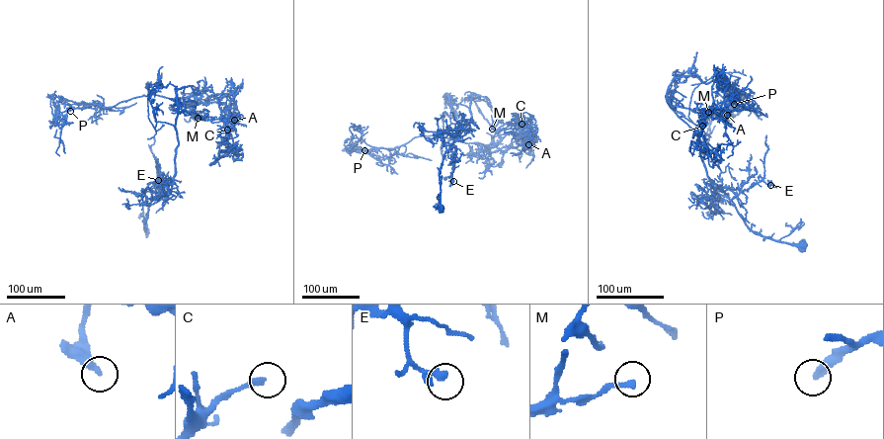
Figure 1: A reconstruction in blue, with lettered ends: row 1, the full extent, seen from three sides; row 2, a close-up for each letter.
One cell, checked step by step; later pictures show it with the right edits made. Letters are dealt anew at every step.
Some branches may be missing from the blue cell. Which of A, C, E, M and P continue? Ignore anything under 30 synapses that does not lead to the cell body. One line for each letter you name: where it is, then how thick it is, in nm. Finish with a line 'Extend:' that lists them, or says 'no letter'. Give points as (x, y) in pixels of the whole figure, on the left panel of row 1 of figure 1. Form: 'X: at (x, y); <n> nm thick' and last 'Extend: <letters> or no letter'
Extend: no letter

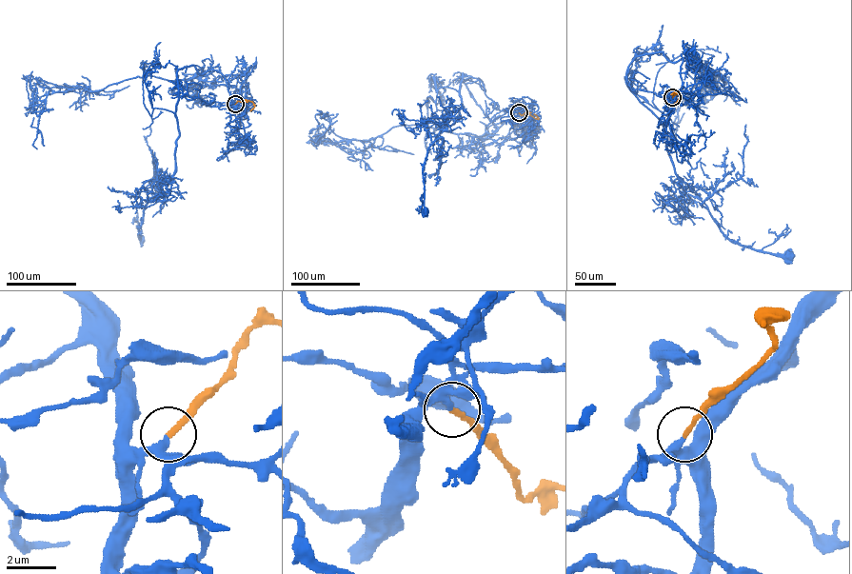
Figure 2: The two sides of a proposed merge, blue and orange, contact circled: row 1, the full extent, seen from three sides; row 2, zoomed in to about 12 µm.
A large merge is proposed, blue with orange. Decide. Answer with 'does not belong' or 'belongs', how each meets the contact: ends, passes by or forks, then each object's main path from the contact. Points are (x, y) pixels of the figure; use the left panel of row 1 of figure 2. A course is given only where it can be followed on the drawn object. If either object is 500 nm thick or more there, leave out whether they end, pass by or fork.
does not belong | blue passes by | orange ends | blue via (234, 104), (218, 71), (200, 74), (192, 65), (177, 71), (175, 172), (144, 188), (142, 240) | orange via (235, 104), (246, 100), (251, 101), (255, 106), (250, 110)

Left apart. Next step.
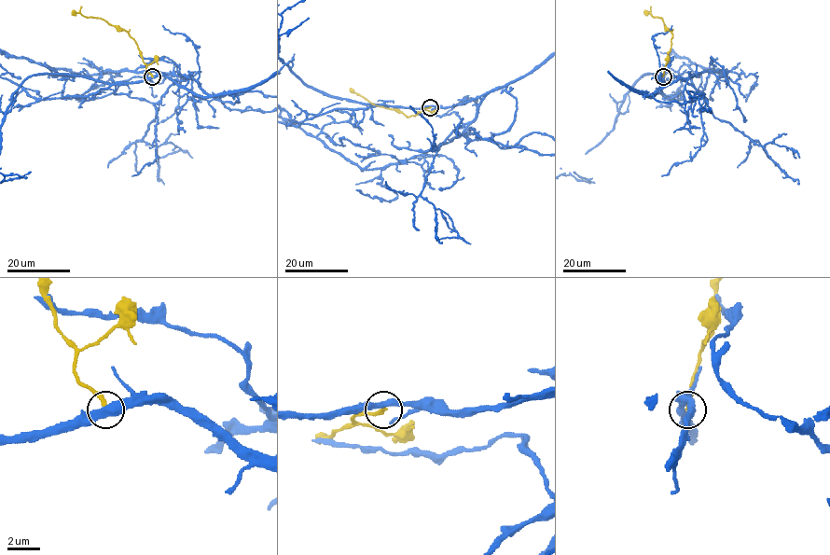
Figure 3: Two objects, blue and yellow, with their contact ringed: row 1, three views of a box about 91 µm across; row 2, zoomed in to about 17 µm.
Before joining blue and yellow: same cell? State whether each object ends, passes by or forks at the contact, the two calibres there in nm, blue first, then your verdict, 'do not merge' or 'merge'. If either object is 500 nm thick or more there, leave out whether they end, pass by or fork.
blue passes by; yellow ends there; 440 nm thick on the blue side, 240 nm on the other; do not merge

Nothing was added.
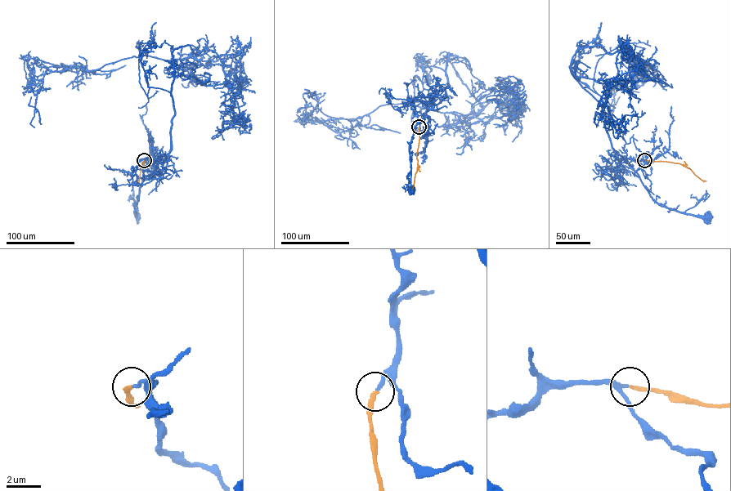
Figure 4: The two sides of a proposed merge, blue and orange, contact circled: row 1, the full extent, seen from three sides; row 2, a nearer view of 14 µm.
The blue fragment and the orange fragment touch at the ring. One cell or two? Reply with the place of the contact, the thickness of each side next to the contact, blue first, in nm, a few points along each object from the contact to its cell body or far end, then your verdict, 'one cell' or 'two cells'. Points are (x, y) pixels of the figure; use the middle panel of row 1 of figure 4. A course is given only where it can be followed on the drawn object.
at (419, 127); 190 nm thick on the blue side, 200 nm on the other; blue runs (419, 127), (421, 115), (415, 111), (419, 122), (414, 128), (410, 146), (412, 189); orange runs (419, 127), (418, 165), (412, 188); one cell

